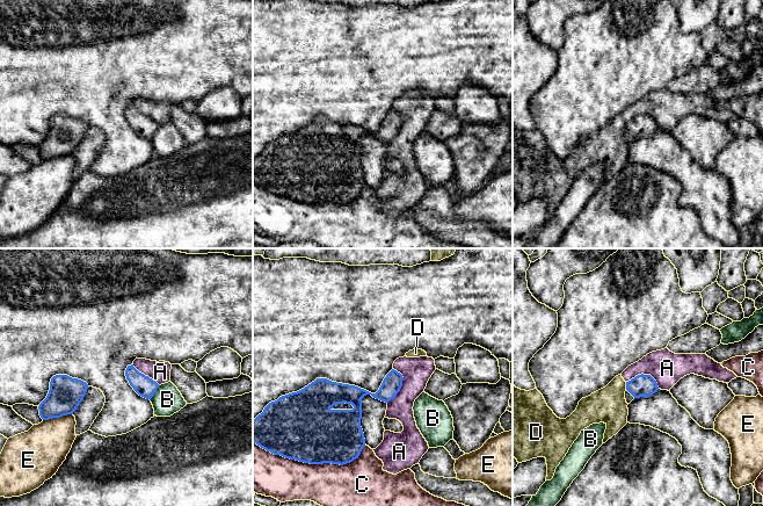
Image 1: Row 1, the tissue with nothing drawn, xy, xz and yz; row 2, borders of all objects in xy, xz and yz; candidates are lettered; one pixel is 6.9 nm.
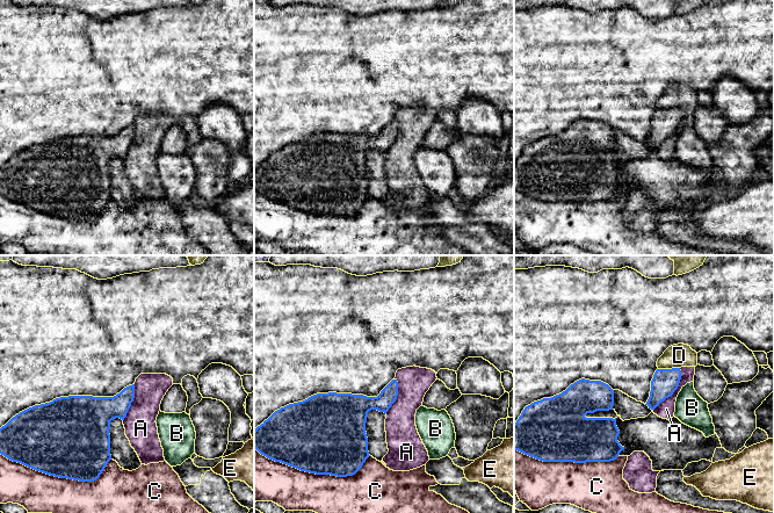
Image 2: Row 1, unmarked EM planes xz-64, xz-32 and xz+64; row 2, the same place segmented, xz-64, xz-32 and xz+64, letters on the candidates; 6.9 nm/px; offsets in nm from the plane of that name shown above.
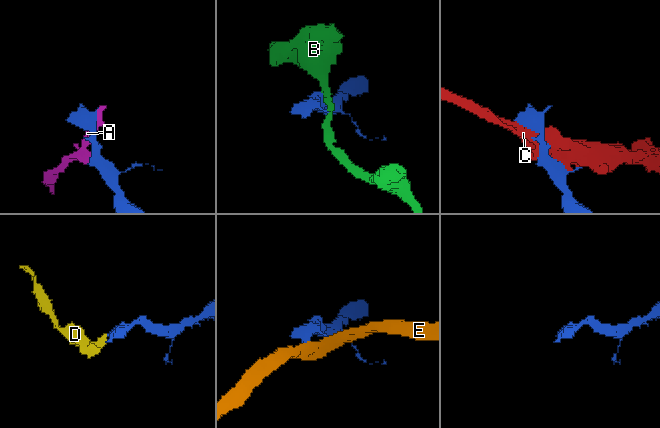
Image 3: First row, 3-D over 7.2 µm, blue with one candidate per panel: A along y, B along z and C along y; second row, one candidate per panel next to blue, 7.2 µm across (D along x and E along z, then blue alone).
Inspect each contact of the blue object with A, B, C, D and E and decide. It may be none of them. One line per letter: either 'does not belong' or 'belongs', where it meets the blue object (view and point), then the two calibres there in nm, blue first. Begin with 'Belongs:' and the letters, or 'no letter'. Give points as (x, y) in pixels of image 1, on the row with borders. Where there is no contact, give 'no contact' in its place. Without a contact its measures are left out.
Belongs: no letter
A: does not belong; contact xz (401, 385); calibres 140 and 200 nm
B: does not belong; contact xy (154, 391); calibres 140 and 200 nm
C: does not belong; contact xz (311, 463); calibres 460 and 300 nm
D: does not belong; contact yz (626, 385); calibres 160 and 240 nm
E: does not belong; contact xy (57, 417); calibres 240 and 320 nm

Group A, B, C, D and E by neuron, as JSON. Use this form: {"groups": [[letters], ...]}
{"groups": [["A", "D"], ["B"], ["C"], ["E"]]}

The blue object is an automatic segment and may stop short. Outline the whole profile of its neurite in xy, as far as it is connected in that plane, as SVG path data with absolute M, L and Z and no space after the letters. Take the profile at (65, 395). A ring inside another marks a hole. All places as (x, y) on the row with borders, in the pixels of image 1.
M56 375L51 378L46 398L39 404L39 415L43 420L73 414L82 402L88 384L67 375Z

